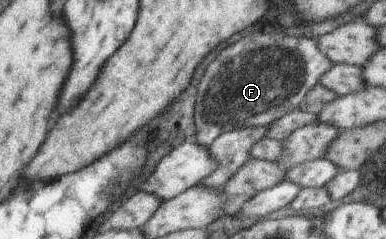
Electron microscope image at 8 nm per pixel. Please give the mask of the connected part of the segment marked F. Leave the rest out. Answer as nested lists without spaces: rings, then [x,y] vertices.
[[[257,32],[227,46],[207,66],[201,94],[197,94],[197,142],[208,148],[224,132],[269,125],[299,108],[305,95],[333,64],[311,38]]]

